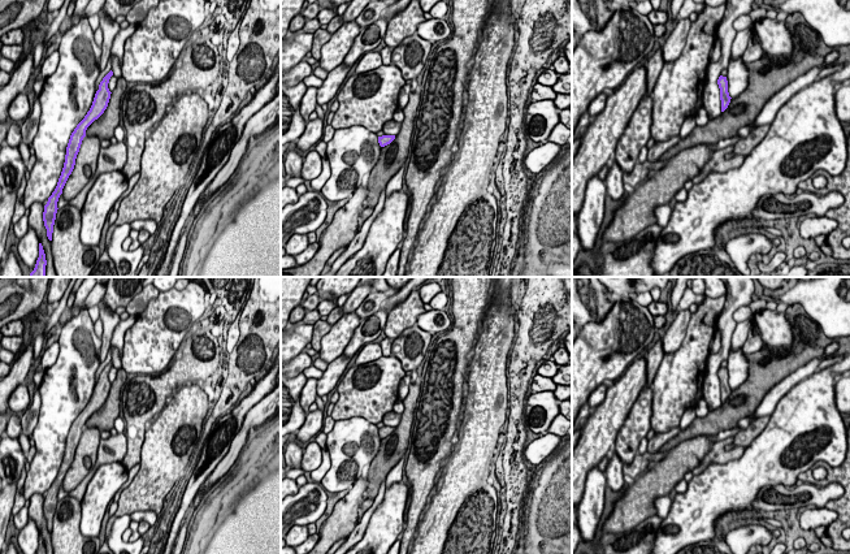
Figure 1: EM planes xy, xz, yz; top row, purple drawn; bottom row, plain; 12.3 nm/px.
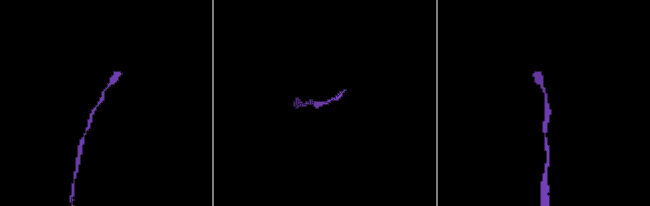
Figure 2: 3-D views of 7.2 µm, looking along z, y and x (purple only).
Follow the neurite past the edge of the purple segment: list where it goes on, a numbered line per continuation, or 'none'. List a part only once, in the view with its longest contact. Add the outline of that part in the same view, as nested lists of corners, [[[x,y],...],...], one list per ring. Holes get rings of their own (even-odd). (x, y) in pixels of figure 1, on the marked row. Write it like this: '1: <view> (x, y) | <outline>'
none

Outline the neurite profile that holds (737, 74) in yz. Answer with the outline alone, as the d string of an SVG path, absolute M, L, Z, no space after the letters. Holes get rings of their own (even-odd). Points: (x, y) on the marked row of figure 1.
M742 57L729 59L727 68L727 81L730 98L737 98L747 88L749 70Z

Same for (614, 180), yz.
M615 157L610 161L610 168L606 176L606 190L607 194L617 203L625 196L624 183L623 183L623 170L616 163Z

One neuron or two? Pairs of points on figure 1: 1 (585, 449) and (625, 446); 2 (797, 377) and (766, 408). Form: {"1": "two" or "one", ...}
{"1": "two", "2": "one"}

